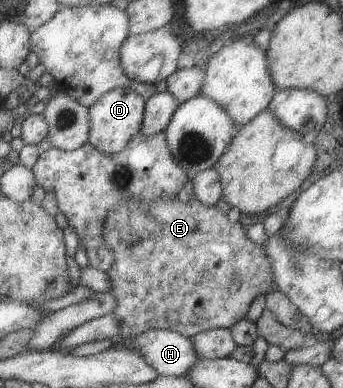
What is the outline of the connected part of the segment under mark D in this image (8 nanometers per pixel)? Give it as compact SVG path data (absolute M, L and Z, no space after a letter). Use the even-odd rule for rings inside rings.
M118 87L103 94L89 107L89 143L106 154L119 153L124 150L133 136L141 132L145 98L132 89Z

